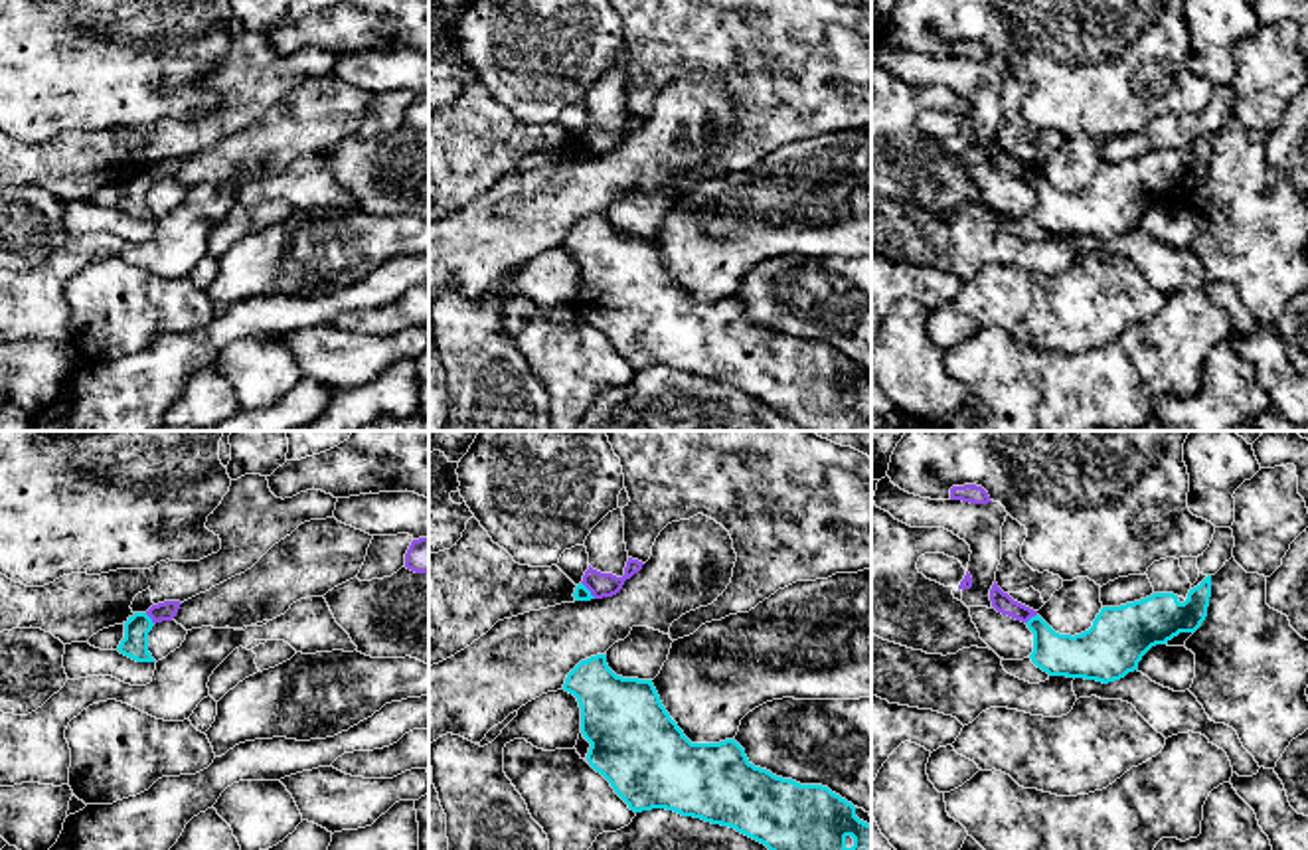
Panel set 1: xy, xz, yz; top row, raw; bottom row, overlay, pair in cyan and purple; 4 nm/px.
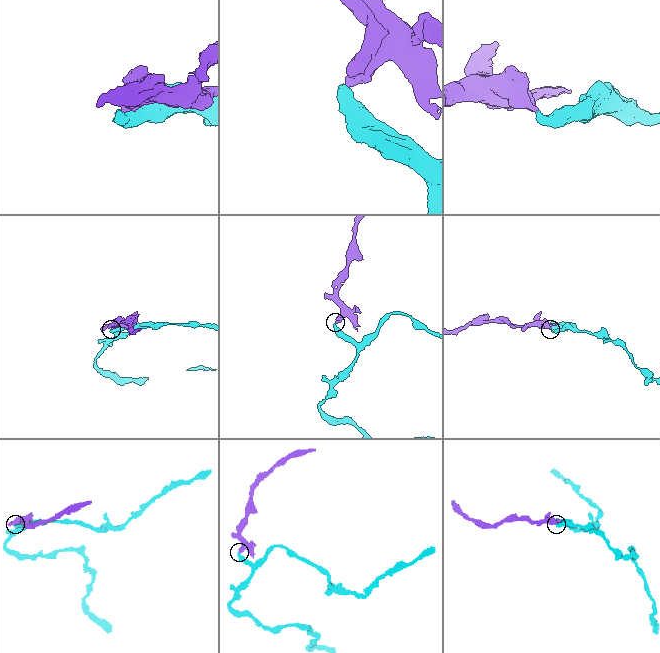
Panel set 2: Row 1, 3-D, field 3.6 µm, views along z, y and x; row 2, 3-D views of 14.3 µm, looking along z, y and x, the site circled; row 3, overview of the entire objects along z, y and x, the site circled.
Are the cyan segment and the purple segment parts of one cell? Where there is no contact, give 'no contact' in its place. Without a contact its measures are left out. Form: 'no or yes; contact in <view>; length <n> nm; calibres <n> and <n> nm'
no; contact in xz; length 90 nm; calibres 60 and 100 nm

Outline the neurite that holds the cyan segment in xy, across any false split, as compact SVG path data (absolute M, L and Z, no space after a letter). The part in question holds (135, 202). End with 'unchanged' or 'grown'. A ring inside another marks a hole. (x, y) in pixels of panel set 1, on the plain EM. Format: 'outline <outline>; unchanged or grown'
outline M134 170L124 180L124 196L119 202L119 210L136 219L156 219L148 210L148 190L154 180L146 170Z; unchanged

